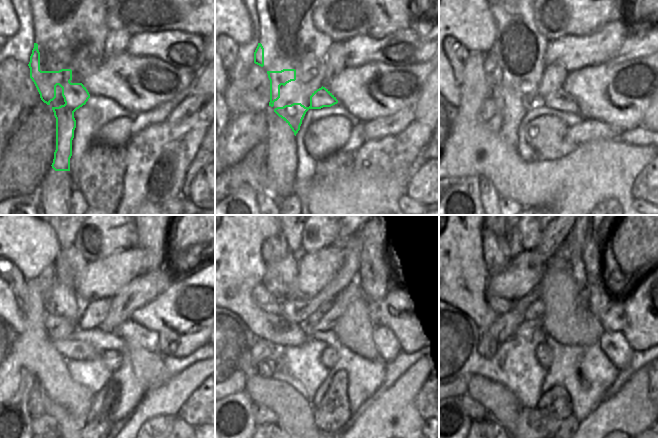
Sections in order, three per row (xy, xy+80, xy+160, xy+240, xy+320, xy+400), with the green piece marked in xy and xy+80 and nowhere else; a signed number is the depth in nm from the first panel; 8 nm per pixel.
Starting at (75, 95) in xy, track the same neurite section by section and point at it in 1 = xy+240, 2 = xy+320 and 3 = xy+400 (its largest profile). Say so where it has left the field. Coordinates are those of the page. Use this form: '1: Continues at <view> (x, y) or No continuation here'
1: Continues at xy+240 (131, 332)
2: Continues at xy+320 (385, 341)
3: Continues at xy+400 (614, 345)

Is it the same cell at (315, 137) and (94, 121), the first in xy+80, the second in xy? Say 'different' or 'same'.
different

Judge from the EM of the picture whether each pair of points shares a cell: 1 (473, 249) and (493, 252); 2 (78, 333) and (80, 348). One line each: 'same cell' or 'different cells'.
1: different cells
2: different cells

